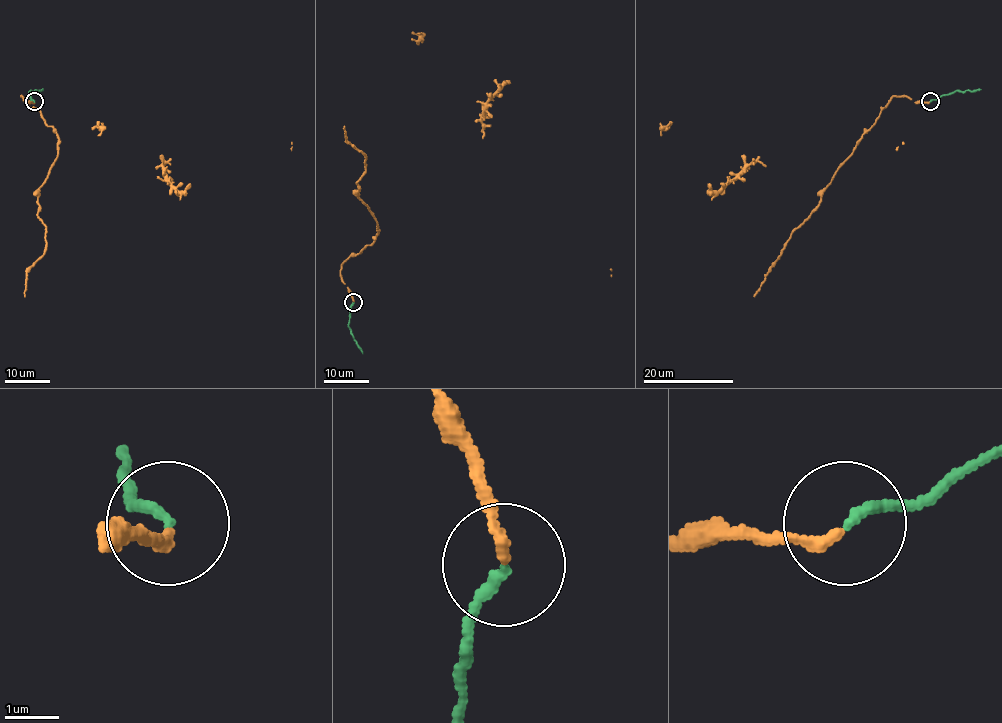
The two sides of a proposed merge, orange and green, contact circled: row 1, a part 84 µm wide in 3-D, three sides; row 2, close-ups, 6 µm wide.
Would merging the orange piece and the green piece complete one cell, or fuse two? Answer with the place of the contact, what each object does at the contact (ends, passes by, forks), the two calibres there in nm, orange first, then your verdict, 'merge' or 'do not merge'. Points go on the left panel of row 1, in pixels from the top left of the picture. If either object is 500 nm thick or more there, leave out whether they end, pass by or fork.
(34, 101) | orange ends | green ends | 190/190 nm | merge

